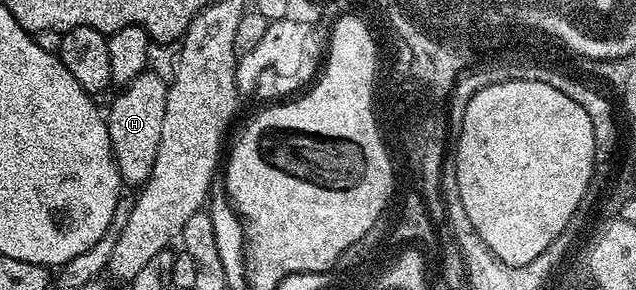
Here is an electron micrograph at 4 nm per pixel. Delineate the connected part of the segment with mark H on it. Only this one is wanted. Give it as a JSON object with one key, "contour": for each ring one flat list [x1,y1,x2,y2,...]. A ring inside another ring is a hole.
{"contour":[[149,70,142,72,137,78,133,78,133,82,122,85,118,89,119,97,112,102,111,109,106,109,105,119,111,139,111,149,115,155,115,165,119,171,120,181,124,185,142,186,147,183,149,174,153,174,153,162,157,162,157,150,161,146,161,121,165,118,167,86,168,81,157,78,157,74]]}

